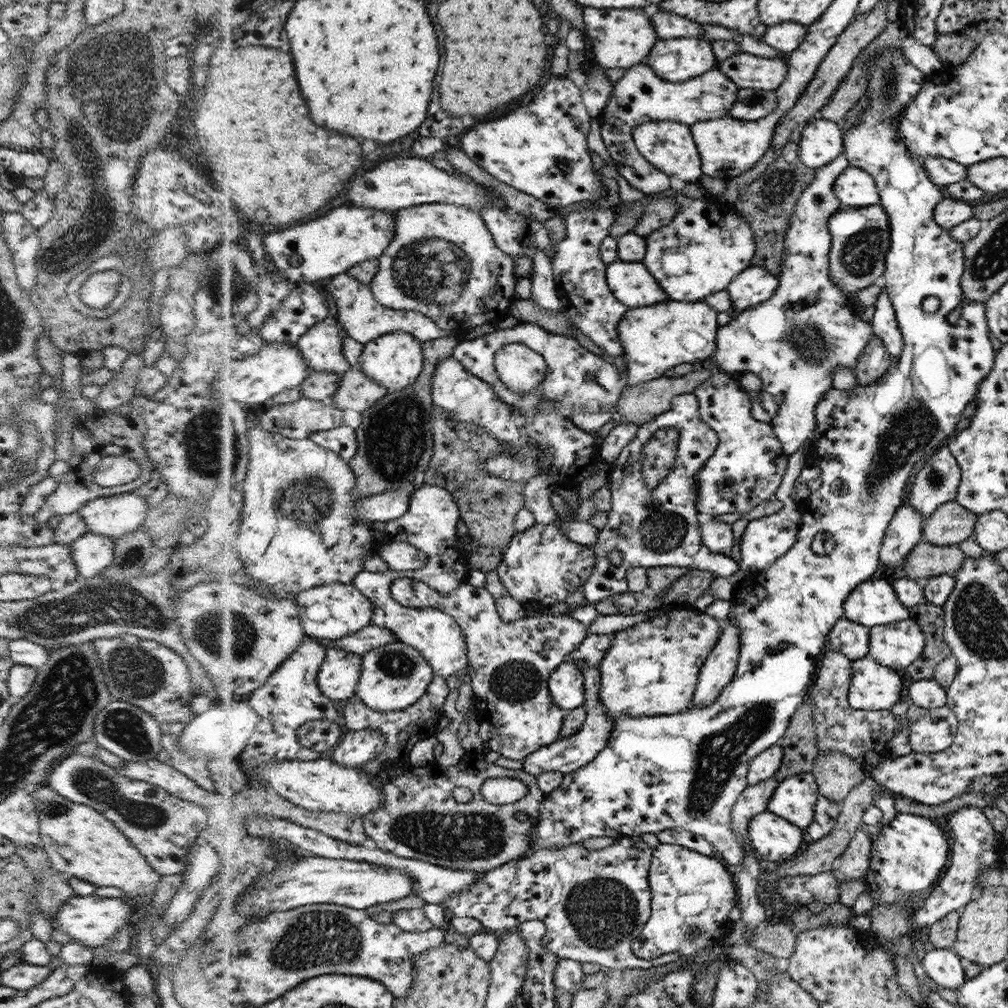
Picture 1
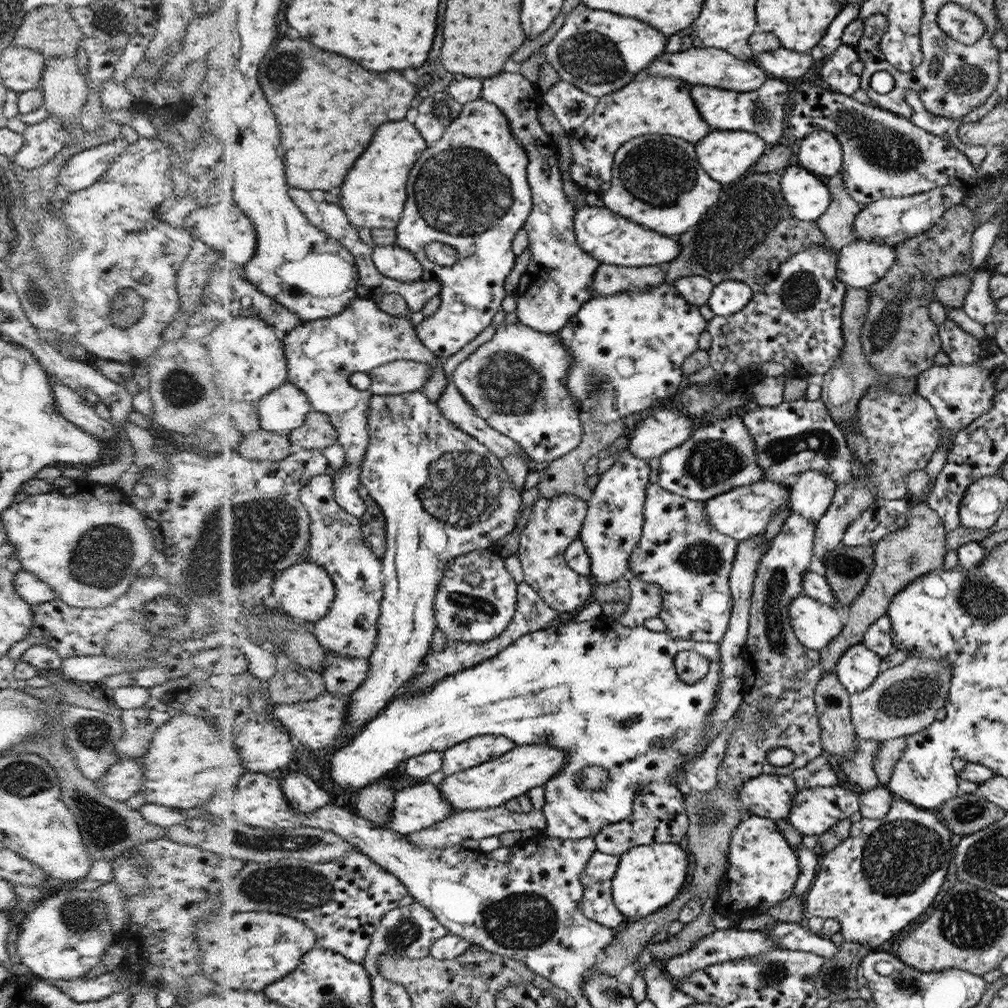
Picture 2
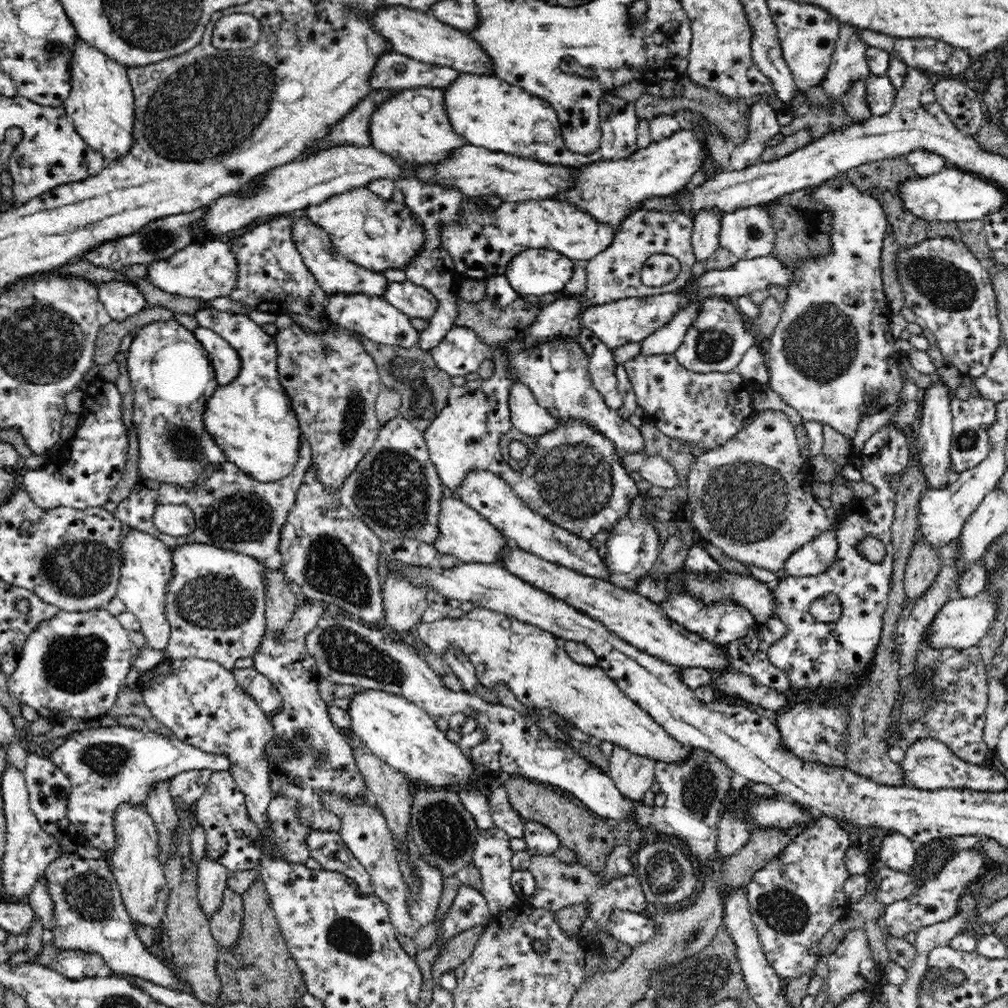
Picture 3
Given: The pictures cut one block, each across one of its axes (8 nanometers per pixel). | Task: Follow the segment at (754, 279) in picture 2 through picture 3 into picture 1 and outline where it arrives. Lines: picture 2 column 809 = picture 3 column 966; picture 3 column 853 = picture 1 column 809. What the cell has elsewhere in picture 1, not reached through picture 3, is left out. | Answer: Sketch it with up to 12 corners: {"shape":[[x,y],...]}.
{"shape":[[794,128],[734,209],[753,227],[750,266],[777,277],[794,207],[816,169]]}

